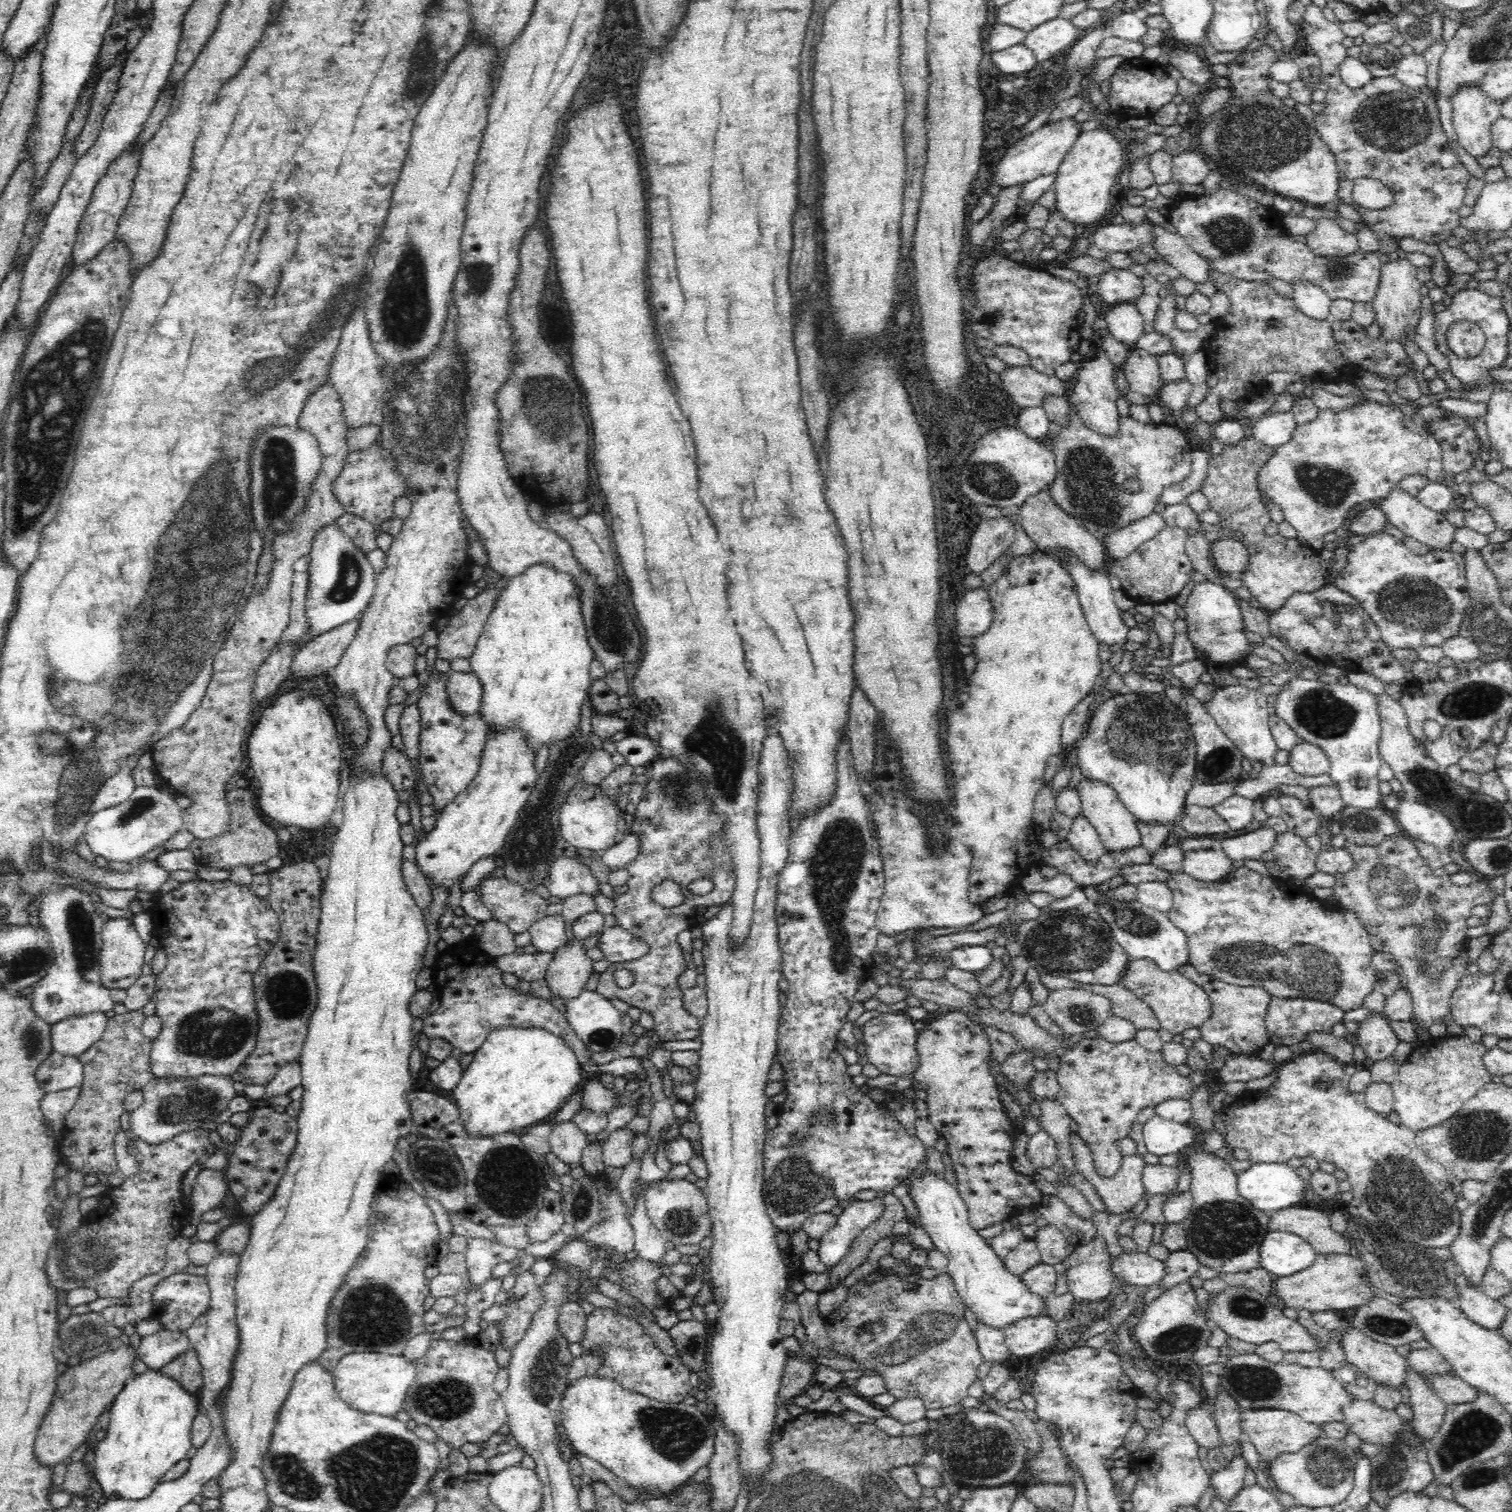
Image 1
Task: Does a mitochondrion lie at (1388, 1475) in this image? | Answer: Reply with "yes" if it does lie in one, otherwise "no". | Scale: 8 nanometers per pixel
yes

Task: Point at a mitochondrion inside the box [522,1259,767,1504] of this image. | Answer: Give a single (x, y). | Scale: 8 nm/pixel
(675, 1434)

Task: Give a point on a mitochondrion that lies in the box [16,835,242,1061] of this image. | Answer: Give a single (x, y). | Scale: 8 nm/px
(79, 924)

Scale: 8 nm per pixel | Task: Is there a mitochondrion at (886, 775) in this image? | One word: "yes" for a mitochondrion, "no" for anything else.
no

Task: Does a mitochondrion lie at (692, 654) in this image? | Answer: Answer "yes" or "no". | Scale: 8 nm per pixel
yes

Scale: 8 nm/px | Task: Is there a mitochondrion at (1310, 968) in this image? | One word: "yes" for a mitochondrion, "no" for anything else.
yes

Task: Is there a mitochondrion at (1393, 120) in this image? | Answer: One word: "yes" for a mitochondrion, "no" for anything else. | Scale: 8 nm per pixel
yes

